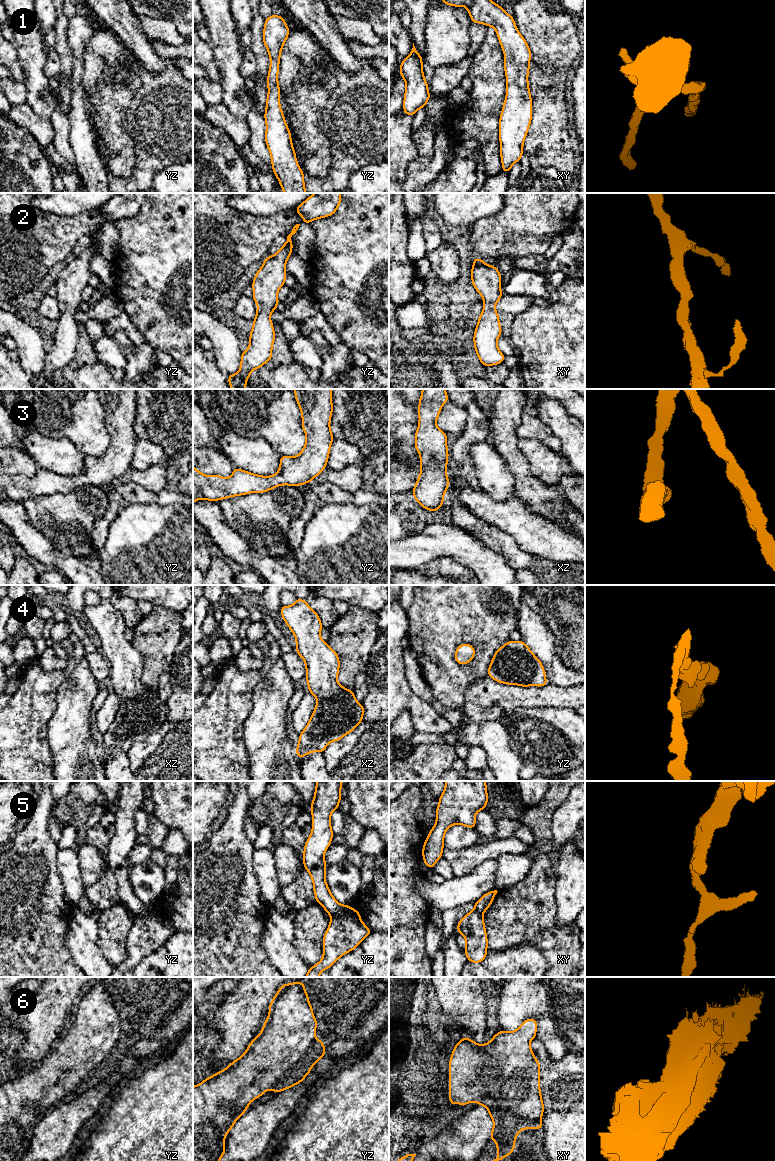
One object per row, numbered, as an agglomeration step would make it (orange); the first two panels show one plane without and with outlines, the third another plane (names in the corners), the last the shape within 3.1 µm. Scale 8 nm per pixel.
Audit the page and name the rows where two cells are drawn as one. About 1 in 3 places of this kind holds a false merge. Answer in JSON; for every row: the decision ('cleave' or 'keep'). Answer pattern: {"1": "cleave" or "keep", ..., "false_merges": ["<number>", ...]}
{"1": "keep", "2": "keep", "3": "keep", "4": "keep", "5": "cleave", "6": "keep", "false_merges": ["5"]}

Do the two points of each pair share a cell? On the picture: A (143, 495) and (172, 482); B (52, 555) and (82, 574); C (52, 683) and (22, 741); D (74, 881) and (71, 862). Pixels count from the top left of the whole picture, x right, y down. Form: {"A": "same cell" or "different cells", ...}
{"A": "same cell", "B": "same cell", "C": "same cell", "D": "same cell"}

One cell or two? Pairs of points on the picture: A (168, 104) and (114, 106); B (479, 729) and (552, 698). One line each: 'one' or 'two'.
A: two
B: two

